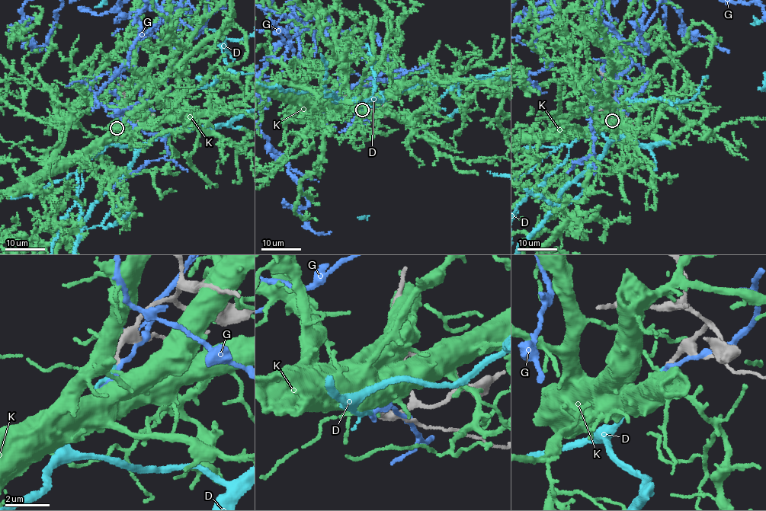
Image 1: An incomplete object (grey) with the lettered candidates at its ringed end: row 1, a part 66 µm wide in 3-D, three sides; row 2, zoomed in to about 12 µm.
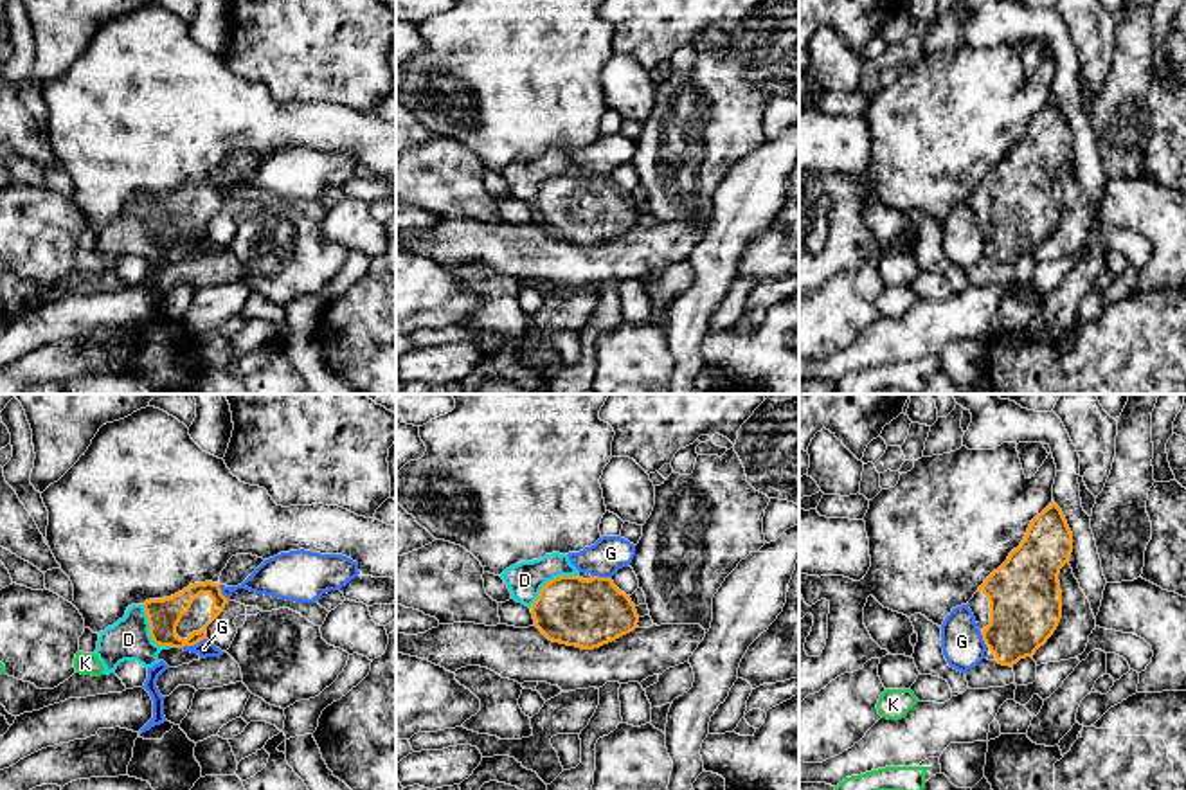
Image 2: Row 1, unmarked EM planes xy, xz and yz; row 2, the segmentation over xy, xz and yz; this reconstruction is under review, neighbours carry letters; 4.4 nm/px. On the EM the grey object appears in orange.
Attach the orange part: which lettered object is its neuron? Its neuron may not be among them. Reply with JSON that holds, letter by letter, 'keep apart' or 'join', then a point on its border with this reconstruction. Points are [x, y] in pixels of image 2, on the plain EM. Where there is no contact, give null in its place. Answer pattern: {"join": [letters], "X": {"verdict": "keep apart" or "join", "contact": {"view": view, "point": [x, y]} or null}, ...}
{"join": ["D"], "D": {"verdict": "join", "contact": {"view": "xz", "point": [551, 177]}}, "G": {"verdict": "keep apart", "contact": {"view": "xy", "point": [193, 242]}}, "K": {"verdict": "keep apart", "contact": null}}

